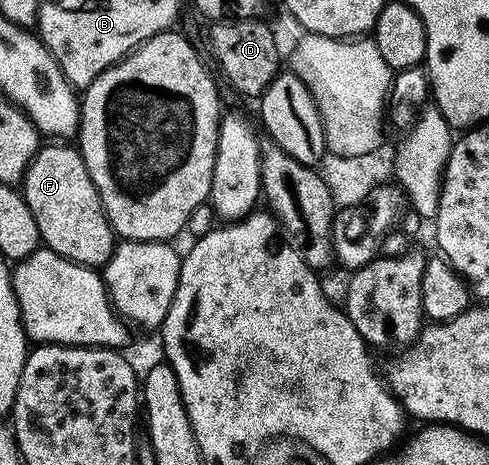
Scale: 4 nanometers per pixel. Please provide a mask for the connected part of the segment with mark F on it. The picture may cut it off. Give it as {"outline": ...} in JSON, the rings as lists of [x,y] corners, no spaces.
{"outline":[[[61,143],[58,149],[38,148],[23,182],[23,196],[39,227],[44,248],[76,261],[78,265],[103,267],[115,248],[113,226],[109,224],[101,197],[81,158],[80,148]]]}

